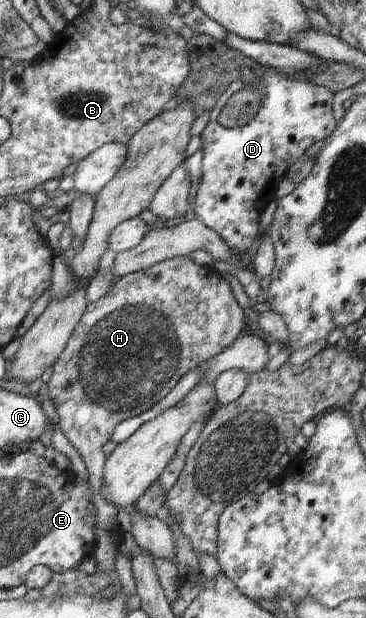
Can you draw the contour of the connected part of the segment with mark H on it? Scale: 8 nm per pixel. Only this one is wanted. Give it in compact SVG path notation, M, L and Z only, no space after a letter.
M173 257L161 261L159 264L153 265L148 269L129 273L123 277L109 289L108 293L101 299L90 302L85 307L83 316L79 319L75 330L71 333L70 340L66 344L64 351L54 364L54 372L48 382L49 396L55 403L56 412L59 415L60 429L66 436L67 440L75 447L75 450L81 455L85 466L87 467L89 478L88 481L92 488L93 502L97 515L97 534L95 546L92 551L93 557L96 560L96 566L101 573L105 575L111 573L115 566L115 556L119 552L116 543L116 536L112 529L117 515L117 508L114 504L105 500L100 494L102 480L104 477L104 464L106 454L103 452L103 447L110 441L113 431L119 423L124 420L139 416L142 412L153 408L156 402L159 402L165 395L171 392L171 389L179 382L180 378L187 374L192 368L198 367L205 361L208 361L216 354L223 352L237 337L248 329L247 318L244 316L244 310L236 298L235 292L230 287L226 280L221 280L219 273L210 267L203 267L191 261L190 257Z

